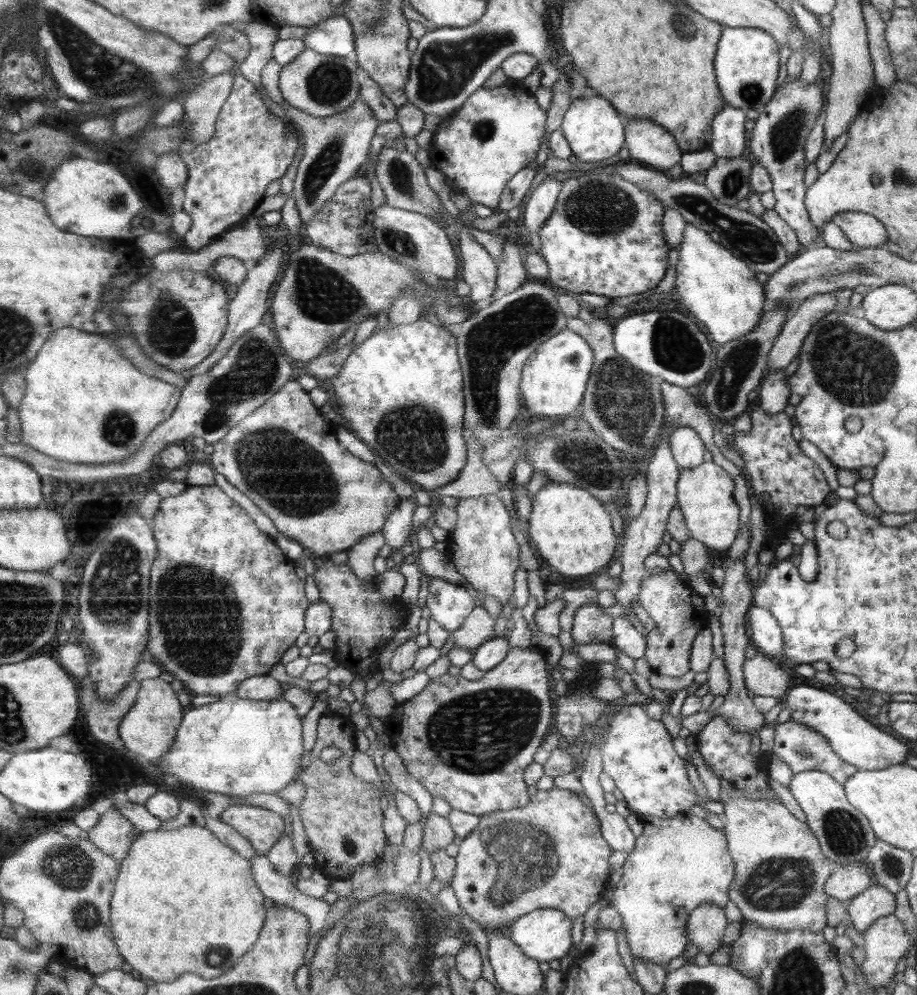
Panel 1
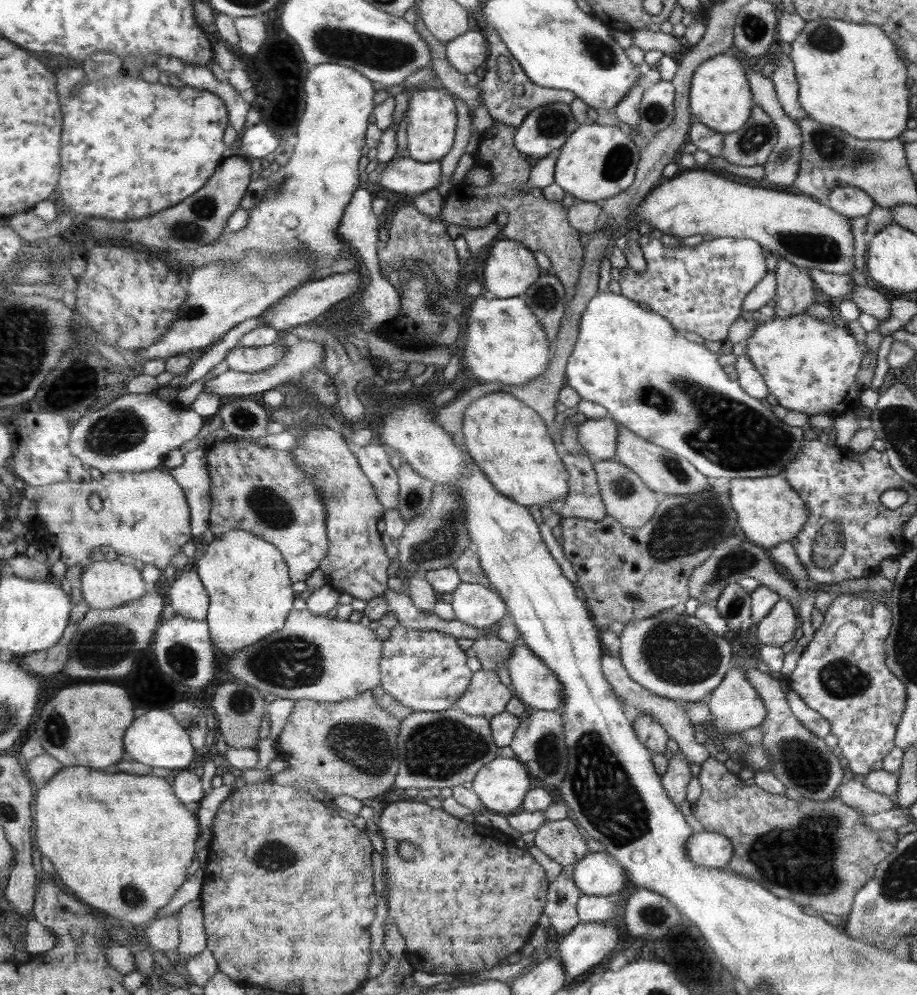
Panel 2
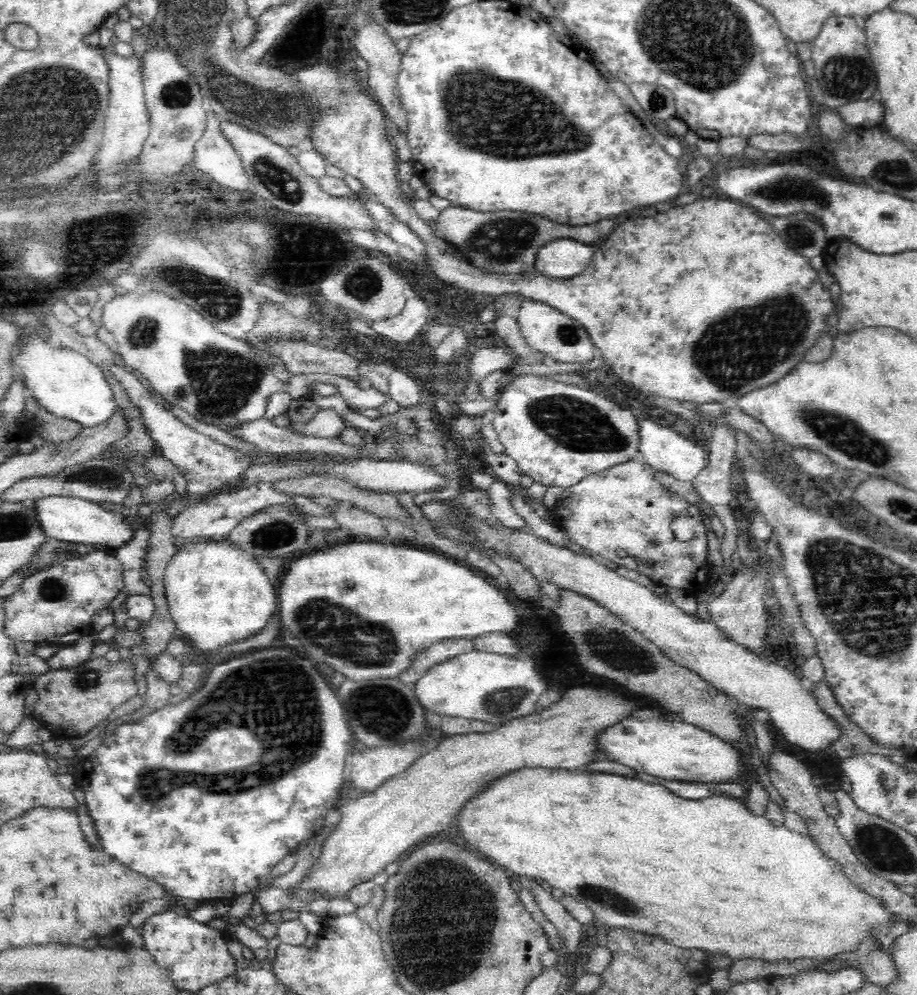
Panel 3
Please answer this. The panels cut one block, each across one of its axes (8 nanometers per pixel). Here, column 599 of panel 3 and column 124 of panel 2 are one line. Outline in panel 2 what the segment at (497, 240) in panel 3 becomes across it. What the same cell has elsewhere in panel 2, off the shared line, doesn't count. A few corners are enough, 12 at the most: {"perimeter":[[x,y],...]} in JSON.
{"perimeter":[[230,155],[200,190],[139,220],[92,218],[86,234],[167,251],[223,234],[251,181]]}

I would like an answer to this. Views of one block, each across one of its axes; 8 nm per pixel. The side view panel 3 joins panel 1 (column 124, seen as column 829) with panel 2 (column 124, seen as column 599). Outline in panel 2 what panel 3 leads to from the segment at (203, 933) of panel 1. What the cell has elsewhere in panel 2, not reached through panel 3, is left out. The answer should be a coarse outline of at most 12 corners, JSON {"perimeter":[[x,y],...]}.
{"perimeter":[[63,767],[34,845],[73,896],[150,923],[196,813],[158,776]]}

